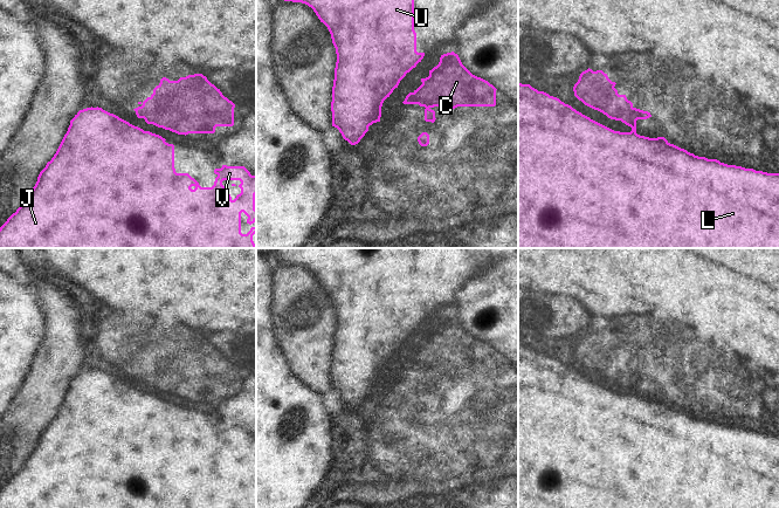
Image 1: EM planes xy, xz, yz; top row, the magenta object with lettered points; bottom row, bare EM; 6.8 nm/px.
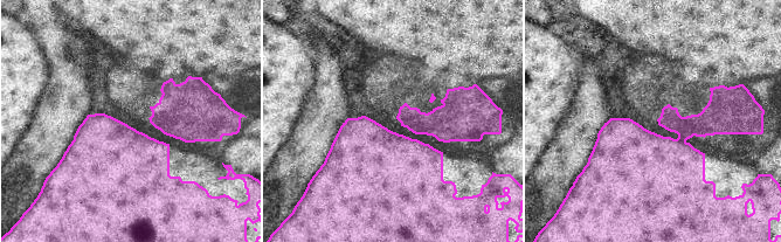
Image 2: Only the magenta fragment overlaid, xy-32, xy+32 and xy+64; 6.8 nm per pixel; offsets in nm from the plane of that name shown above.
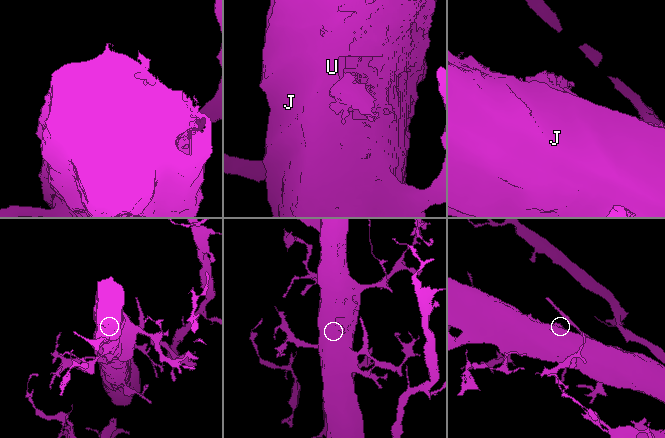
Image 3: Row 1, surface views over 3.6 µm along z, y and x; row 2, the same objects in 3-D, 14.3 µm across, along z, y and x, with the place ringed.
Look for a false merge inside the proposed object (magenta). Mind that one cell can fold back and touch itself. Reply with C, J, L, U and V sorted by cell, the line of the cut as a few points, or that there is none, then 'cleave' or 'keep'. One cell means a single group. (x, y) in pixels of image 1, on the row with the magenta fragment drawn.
C / J L U V; cut in xy along (136, 111), (145, 111), (152, 123); cleave

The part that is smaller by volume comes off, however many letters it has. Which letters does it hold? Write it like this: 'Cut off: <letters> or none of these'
Cut off: C.

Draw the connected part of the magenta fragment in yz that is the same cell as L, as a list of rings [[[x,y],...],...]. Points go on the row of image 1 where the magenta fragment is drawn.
[[[518,83],[518,248],[779,248],[779,173],[767,173],[745,169],[736,165],[728,165],[717,159],[708,159],[688,152],[664,137],[649,138],[636,133],[636,121],[652,117],[650,112],[636,108],[632,110],[632,121],[625,122],[632,128],[630,132],[614,131],[581,112],[565,104],[559,98],[550,96],[544,91],[538,91],[530,84]]]

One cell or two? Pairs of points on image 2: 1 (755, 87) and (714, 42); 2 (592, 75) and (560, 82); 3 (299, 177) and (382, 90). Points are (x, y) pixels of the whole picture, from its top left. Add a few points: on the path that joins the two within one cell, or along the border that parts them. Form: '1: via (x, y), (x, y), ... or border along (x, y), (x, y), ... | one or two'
1: border along (768, 76), (748, 80), (743, 83) | two
2: border along (579, 77), (576, 90), (568, 104) | two
3: border along (361, 77), (361, 94), (367, 104) | two

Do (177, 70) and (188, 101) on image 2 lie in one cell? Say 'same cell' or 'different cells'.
different cells

